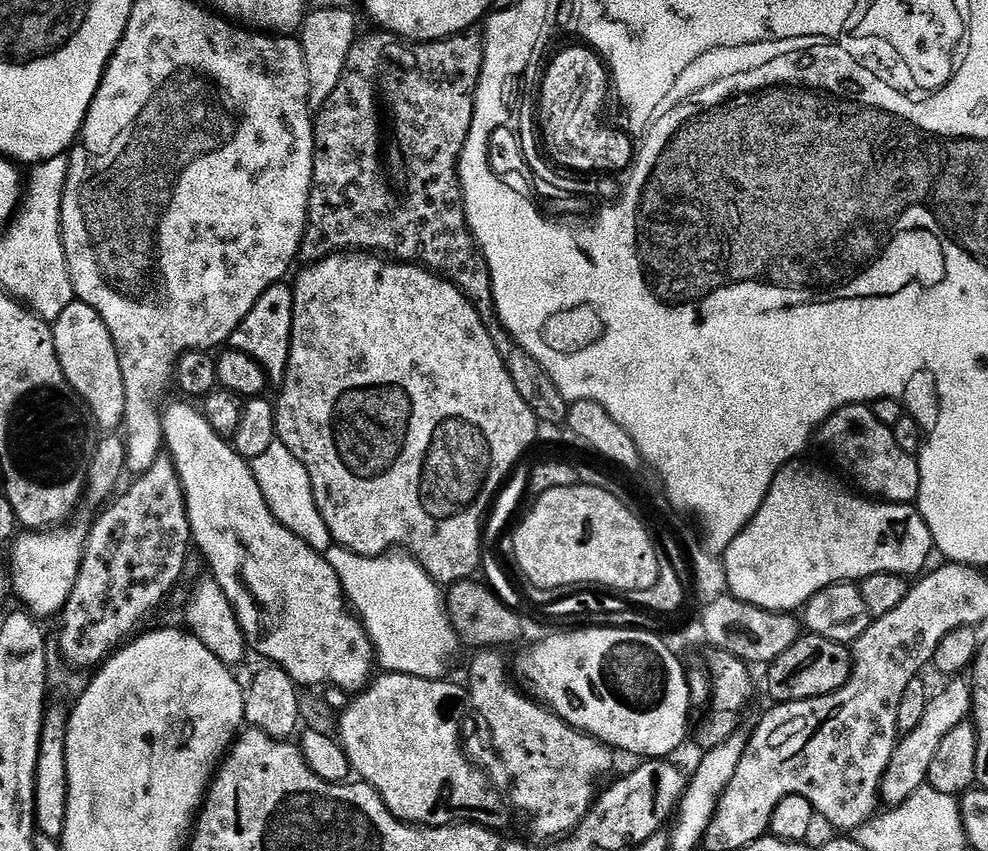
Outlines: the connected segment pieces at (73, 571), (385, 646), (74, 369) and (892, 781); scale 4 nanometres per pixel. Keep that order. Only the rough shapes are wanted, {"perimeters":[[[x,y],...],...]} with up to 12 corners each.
{"perimeters":[[[87,527],[15,537],[10,586],[39,619],[73,594]],[[337,544],[385,671],[443,680],[462,644],[441,585],[404,552]],[[79,300],[53,321],[64,379],[97,427],[117,431],[126,392],[105,320]],[[971,685],[929,699],[897,743],[880,784],[885,805],[926,784],[942,739],[969,717]]]}

